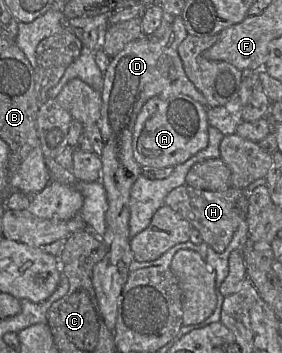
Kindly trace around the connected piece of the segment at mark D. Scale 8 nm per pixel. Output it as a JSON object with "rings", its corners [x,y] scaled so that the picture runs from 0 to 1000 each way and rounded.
{"rings":[[[635,45],[564,113],[504,102],[454,122],[394,164],[369,207],[340,181],[337,142],[309,139],[291,125],[291,144],[277,164],[238,190],[206,238],[170,258],[174,278],[202,278],[238,232],[277,221],[333,255],[358,261],[362,303],[348,351],[365,399],[365,431],[355,442],[362,459],[355,513],[372,533],[383,569],[379,643],[358,680],[376,700],[376,720],[333,754],[326,805],[369,915],[397,941],[411,924],[422,841],[461,779],[461,748],[475,737],[461,700],[457,569],[465,533],[504,490],[504,473],[479,453],[468,419],[486,329],[511,295],[546,275],[592,280],[624,269],[652,269],[730,300],[727,275],[663,218],[631,153],[631,130],[663,102],[656,68]]]}

